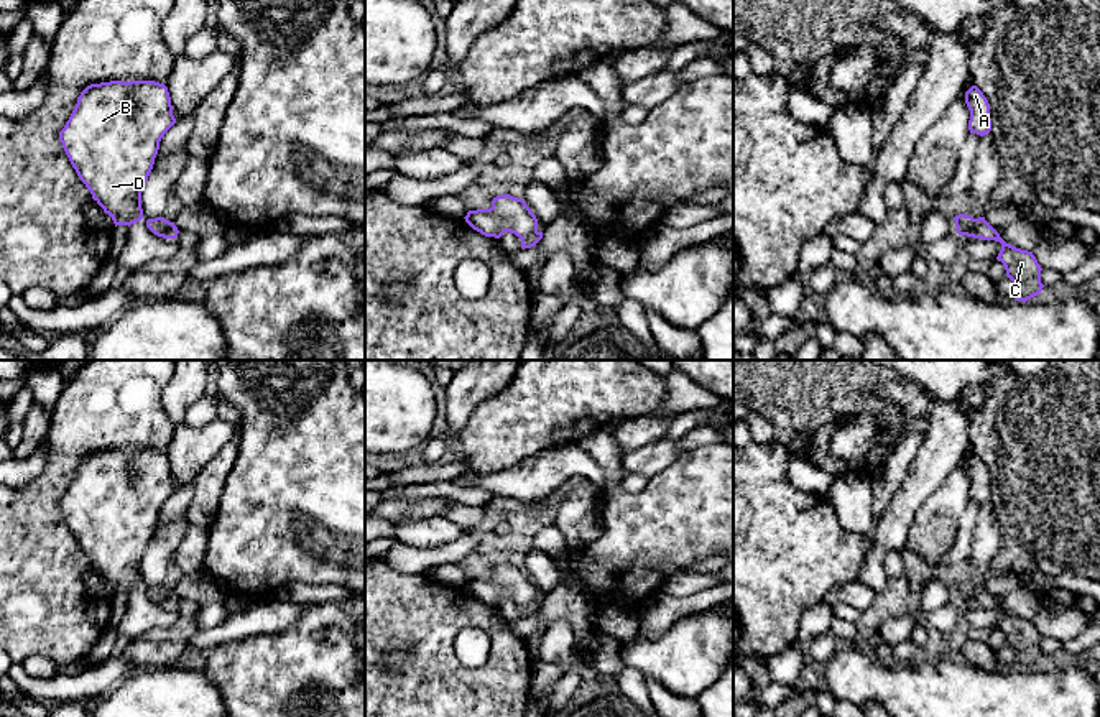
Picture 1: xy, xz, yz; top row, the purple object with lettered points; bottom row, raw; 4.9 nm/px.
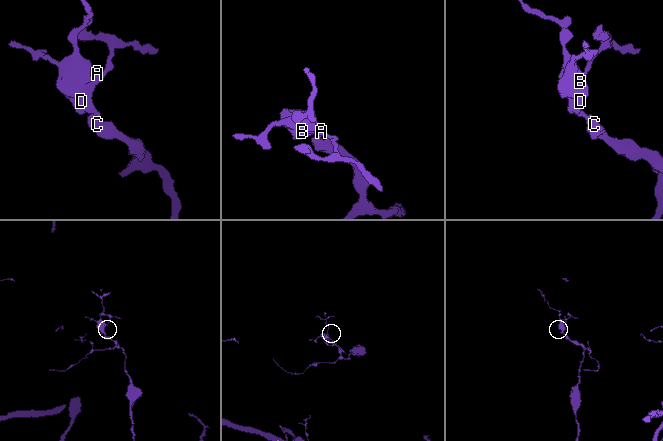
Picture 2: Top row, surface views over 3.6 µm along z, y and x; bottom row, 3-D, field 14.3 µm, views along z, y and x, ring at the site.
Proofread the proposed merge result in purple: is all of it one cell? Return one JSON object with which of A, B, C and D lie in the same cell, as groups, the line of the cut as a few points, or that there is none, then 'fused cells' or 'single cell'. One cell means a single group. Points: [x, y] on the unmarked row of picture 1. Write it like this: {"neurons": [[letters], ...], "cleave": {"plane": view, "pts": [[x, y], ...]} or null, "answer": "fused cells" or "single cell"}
{"neurons": [["A", "B", "C", "D"]], "cleave": null, "answer": "single cell"}

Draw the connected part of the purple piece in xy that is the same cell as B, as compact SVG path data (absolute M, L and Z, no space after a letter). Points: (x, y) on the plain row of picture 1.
M110 449L87 454L59 500L59 510L92 567L117 594L143 587L141 561L153 538L159 510L176 492L164 452L155 449Z

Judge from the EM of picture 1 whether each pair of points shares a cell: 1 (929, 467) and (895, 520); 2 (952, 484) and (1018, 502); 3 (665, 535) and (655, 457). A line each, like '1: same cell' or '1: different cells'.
1: same cell
2: different cells
3: different cells

